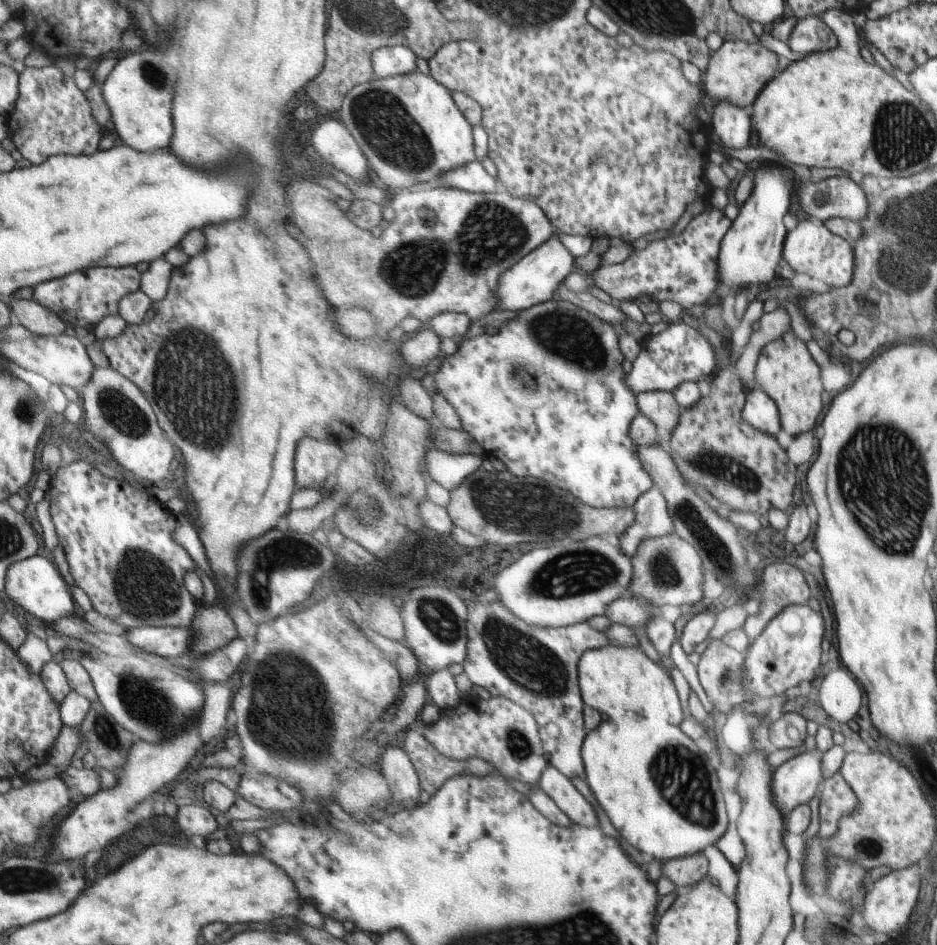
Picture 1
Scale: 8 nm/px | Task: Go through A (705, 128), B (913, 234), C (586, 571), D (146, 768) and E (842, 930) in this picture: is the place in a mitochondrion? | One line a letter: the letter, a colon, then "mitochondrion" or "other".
A: other
B: mitochondrion
C: mitochondrion
D: other
E: other

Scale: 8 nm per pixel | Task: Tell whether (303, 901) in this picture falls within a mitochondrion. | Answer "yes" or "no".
no

